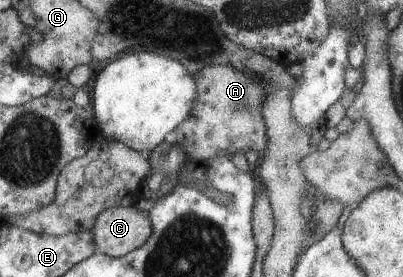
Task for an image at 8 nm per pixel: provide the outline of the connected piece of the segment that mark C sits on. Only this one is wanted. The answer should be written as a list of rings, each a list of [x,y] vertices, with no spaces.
[[[134,205],[127,207],[117,206],[100,212],[95,218],[94,226],[91,230],[95,241],[95,252],[102,253],[109,257],[118,258],[126,255],[132,249],[138,248],[151,236],[151,219],[148,212],[140,211]]]

